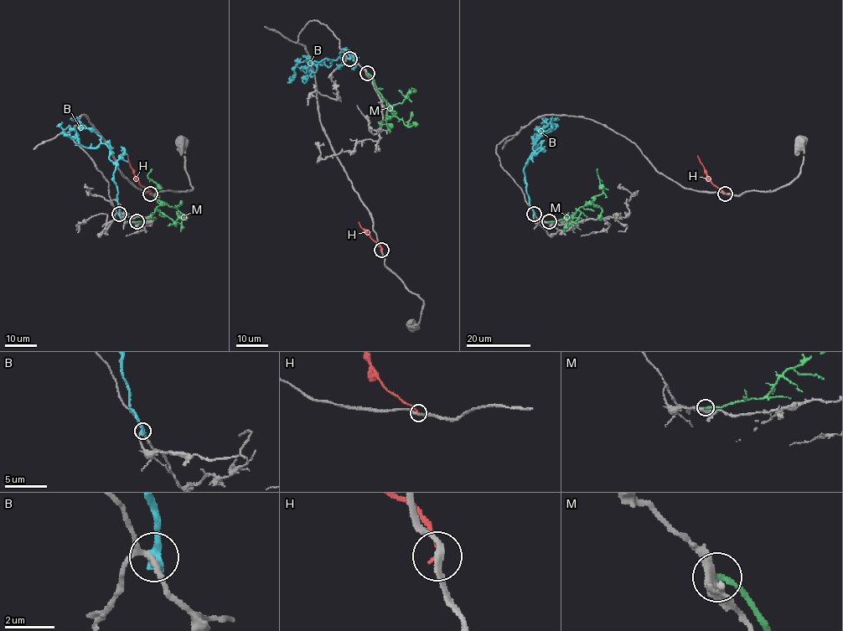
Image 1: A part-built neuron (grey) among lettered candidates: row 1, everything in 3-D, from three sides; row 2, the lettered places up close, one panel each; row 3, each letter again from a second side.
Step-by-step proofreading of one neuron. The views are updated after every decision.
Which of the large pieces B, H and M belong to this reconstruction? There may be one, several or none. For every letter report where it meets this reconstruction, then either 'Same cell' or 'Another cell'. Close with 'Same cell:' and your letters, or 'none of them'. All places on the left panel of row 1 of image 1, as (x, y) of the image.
B: Touches grey at (119, 214). Another cell
H: Touches grey at (150, 193). Another cell
M: Touches grey at (137, 221). Another cell
Same cell: none of them

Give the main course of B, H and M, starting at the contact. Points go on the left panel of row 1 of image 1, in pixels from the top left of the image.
B: (119, 214), (116, 165), (109, 159), (109, 148), (105, 144), (95, 147), (79, 144), (64, 134), (62, 122)
H: (150, 193), (139, 183), (127, 156)
M: (137, 221), (150, 218), (162, 202), (155, 196), (157, 184), (147, 178), (152, 168)

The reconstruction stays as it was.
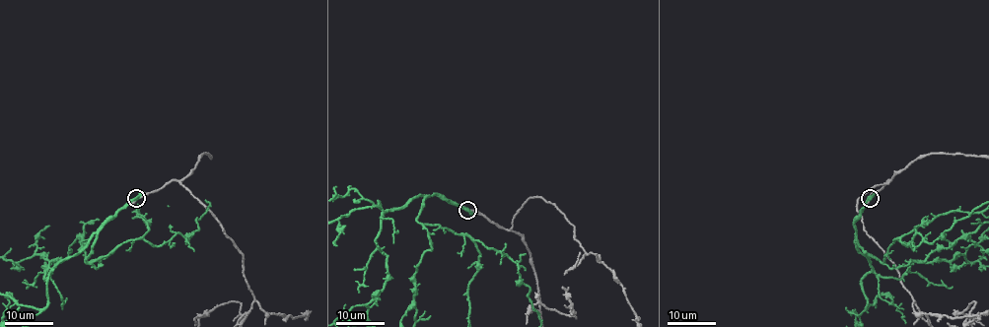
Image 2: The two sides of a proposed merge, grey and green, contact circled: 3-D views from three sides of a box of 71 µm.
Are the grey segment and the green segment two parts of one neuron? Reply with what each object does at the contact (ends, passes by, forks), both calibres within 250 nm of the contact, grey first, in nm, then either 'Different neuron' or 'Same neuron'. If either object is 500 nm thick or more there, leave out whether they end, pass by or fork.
At the ring grey passes by. At the ring green passes by. Thickness 190 nm (grey) against 280 nm. Different neuron

